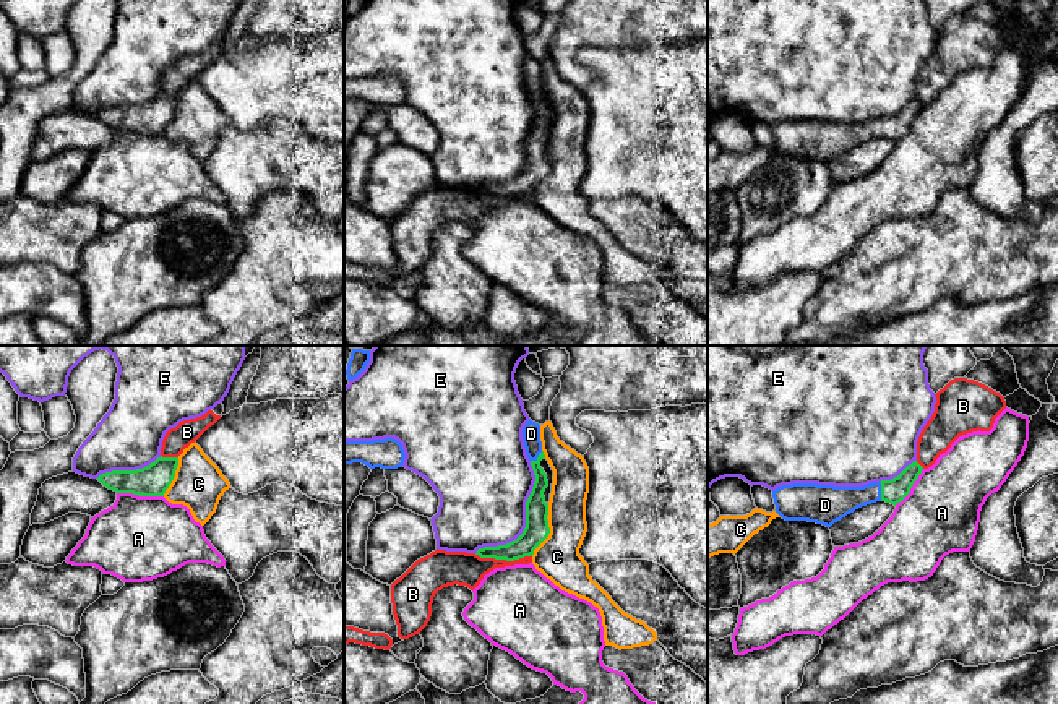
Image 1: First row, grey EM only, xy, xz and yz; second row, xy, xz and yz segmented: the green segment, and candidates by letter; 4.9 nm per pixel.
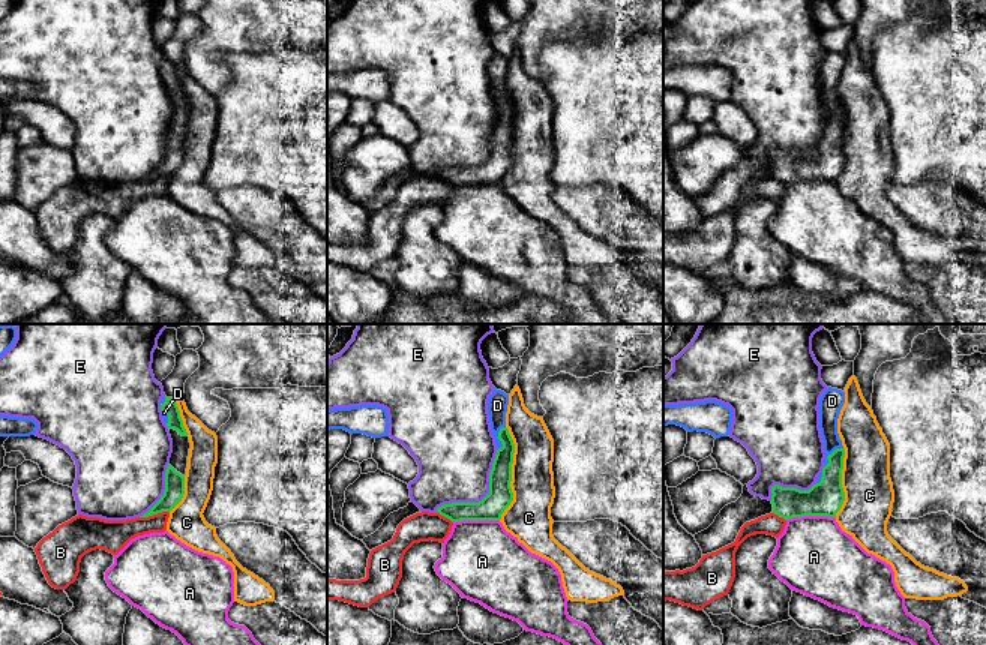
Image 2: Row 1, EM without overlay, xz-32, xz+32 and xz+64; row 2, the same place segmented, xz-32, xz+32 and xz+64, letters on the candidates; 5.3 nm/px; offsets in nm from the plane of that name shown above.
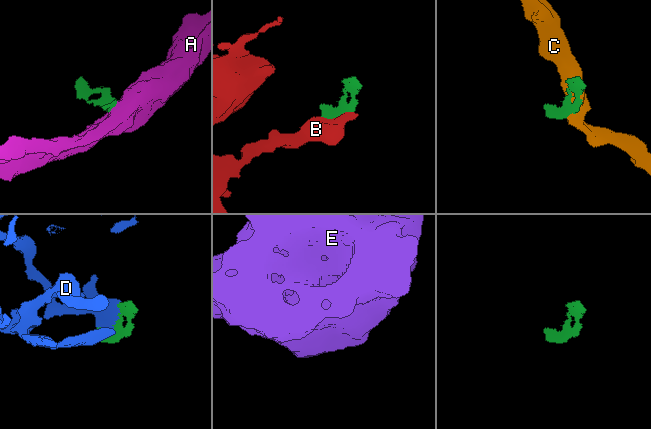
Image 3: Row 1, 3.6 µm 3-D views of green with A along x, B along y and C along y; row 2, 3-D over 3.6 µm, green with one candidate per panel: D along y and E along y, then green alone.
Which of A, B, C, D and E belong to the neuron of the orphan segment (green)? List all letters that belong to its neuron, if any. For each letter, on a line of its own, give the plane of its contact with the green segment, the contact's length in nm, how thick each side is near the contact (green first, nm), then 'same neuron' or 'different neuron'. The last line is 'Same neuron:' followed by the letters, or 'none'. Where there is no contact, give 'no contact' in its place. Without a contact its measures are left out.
A: xy | 240 nm | 160/420 nm | different neuron
B: xz | 280 nm | 120/170 nm | different neuron
C: xz | 260 nm | 120/220 nm | different neuron
D: yz | 100 nm | 120/170 nm | same neuron
E: xz | 550 nm | 120/440 nm | different neuron
Same neuron: D

